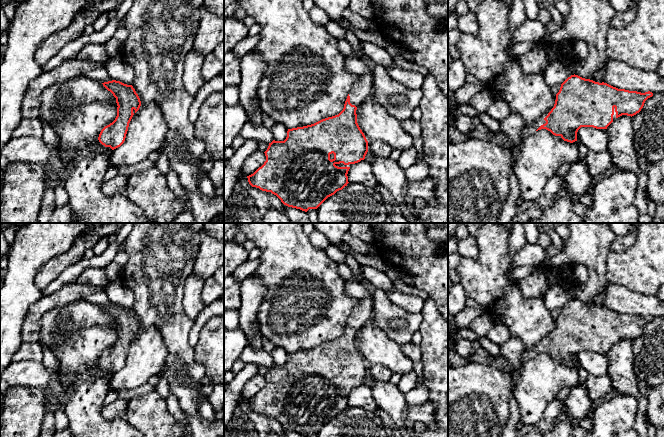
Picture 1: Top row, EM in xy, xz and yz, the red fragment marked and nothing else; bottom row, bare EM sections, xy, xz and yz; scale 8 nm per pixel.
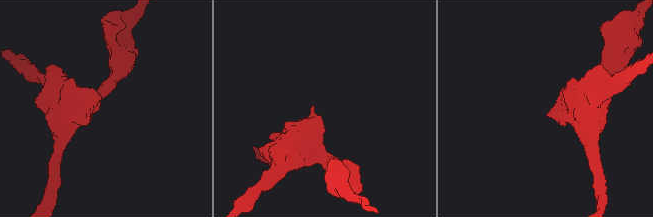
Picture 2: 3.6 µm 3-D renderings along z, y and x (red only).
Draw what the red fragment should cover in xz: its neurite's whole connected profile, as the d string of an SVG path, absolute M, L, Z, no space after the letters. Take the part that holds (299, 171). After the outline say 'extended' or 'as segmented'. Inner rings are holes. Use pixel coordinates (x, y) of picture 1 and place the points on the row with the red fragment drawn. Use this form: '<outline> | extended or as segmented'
M372 74L358 75L349 91L343 110L314 124L288 129L284 141L273 140L264 152L266 161L247 176L252 187L271 192L281 202L307 212L317 209L328 197L347 186L349 164L365 159L368 141L357 123L357 108L373 89Z | extended

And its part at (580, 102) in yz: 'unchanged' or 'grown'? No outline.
grown

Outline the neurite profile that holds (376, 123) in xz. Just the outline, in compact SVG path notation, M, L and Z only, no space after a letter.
M375 90L357 108L357 123L367 141L383 141L400 151L413 147L413 137L402 127L401 121L388 113L375 100Z

